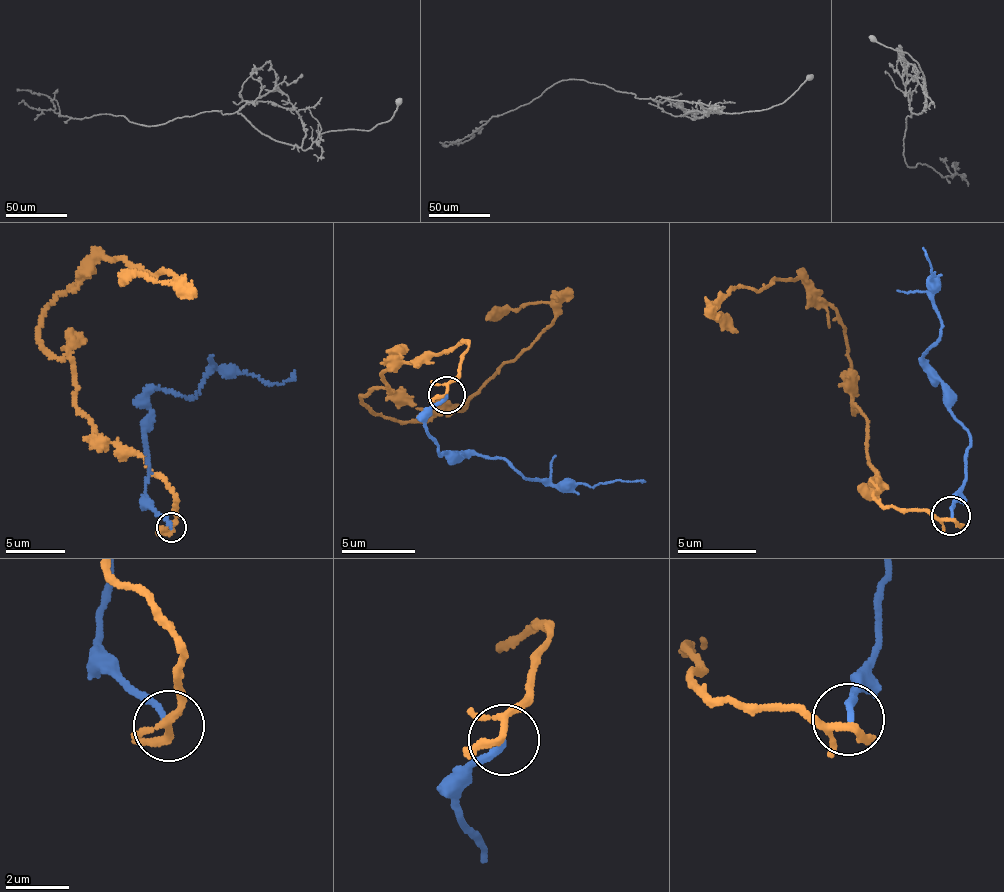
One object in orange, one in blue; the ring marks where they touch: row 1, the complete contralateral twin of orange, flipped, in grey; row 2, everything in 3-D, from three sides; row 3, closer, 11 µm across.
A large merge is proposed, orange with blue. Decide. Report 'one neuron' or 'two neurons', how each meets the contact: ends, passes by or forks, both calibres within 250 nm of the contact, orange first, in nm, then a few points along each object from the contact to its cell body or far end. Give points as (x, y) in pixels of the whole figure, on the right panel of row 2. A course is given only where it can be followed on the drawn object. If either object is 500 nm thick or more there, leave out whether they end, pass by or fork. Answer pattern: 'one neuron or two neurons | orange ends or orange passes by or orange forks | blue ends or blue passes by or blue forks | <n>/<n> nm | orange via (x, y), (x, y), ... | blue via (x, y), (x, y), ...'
two neurons | orange forks | blue ends | 200/180 nm | orange via (950, 517), (872, 498), (847, 332), (801, 276), (715, 304), (740, 331) | blue via (950, 517), (966, 484), (969, 427), (950, 409), (950, 391), (923, 359), (941, 320), (924, 246)

